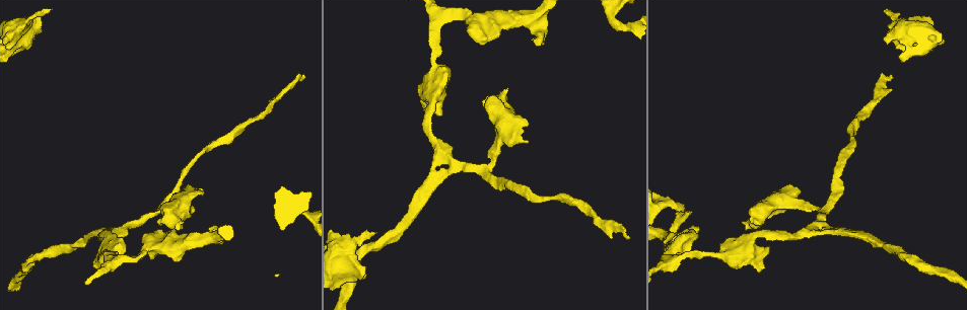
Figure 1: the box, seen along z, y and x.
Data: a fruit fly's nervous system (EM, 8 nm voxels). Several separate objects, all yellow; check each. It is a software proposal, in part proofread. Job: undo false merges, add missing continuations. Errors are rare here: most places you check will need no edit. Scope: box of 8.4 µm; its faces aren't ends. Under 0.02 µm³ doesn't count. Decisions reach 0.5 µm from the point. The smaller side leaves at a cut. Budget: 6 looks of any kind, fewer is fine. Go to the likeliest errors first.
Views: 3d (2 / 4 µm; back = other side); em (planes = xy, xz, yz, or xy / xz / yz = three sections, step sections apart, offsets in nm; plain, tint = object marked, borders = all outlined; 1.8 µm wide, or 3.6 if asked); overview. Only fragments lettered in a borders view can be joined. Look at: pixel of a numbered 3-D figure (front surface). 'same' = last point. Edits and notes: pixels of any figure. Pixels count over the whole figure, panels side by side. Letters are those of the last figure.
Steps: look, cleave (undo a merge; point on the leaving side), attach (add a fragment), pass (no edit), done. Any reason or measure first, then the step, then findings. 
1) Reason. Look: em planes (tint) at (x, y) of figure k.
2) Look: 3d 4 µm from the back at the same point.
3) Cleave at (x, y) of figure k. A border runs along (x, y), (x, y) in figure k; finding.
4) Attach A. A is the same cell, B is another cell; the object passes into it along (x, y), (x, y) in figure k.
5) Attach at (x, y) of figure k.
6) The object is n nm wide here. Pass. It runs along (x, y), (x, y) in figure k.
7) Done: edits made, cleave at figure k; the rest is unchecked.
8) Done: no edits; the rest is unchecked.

Look: 3d 4 µm at (303, 74) of figure 1.

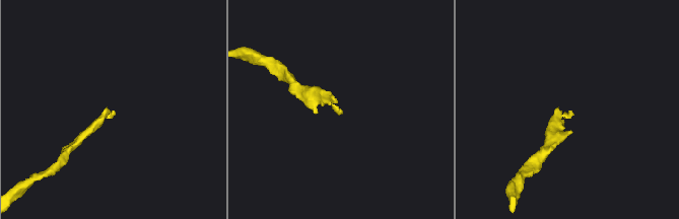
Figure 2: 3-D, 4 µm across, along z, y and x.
Look: em xy step 16 (borders) at (340, 112) of figure 2.

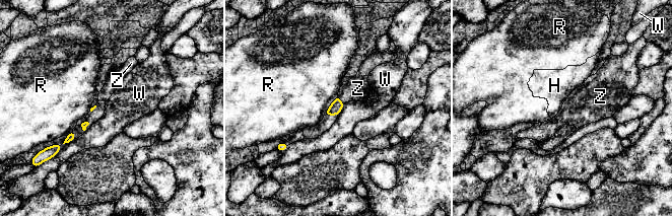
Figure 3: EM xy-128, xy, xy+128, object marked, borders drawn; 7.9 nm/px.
The object is 100 nm wide here. Attach Z. Z is the same cell, H, R and W are other cells; the object passes into it along (336, 106), (340, 99), (357, 88) in figure 3; the cell continues.

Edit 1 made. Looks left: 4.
Sharp bend. Look: 3d 4 µm from the back at (434, 20) of figure 1.

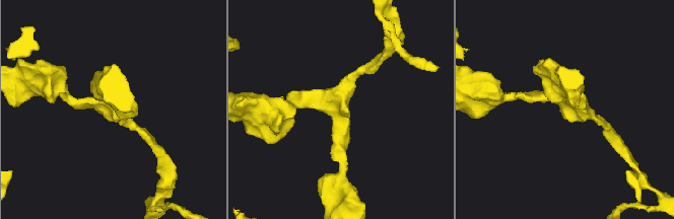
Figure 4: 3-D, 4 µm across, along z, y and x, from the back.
3 arms meet here; now the EM. Look: em xz step 16 (tint) at (111, 108) of figure 4.

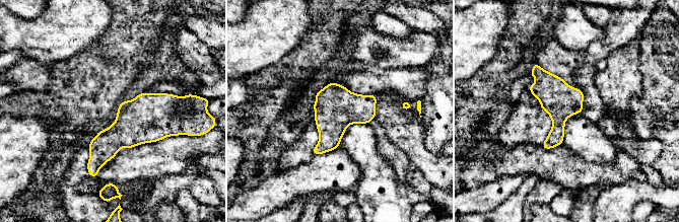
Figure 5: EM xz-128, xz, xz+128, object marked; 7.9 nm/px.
See the neighbours. Look: em xz step 16 (borders) at the same point.

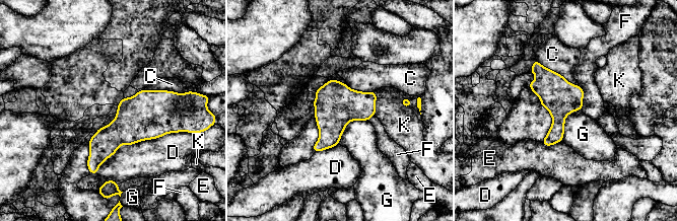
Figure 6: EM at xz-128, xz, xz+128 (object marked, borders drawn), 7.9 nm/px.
Pass. C, D, E, F, G and K are other cells; a border runs along (367, 121), (351, 121), (338, 144) in figure 6; one cell here.

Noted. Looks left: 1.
Done: edits made, attach at figure 3; the rest is unchecked.

